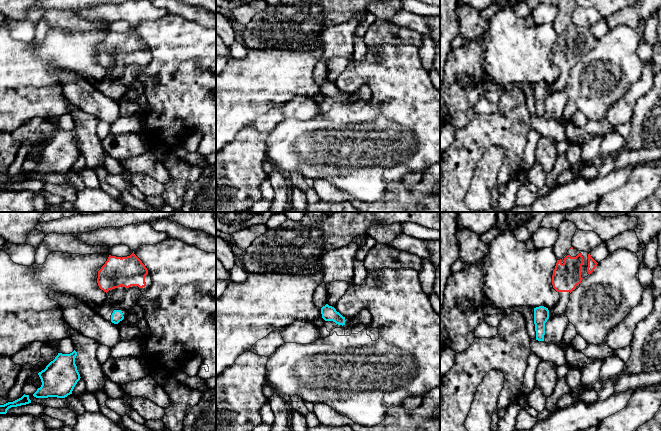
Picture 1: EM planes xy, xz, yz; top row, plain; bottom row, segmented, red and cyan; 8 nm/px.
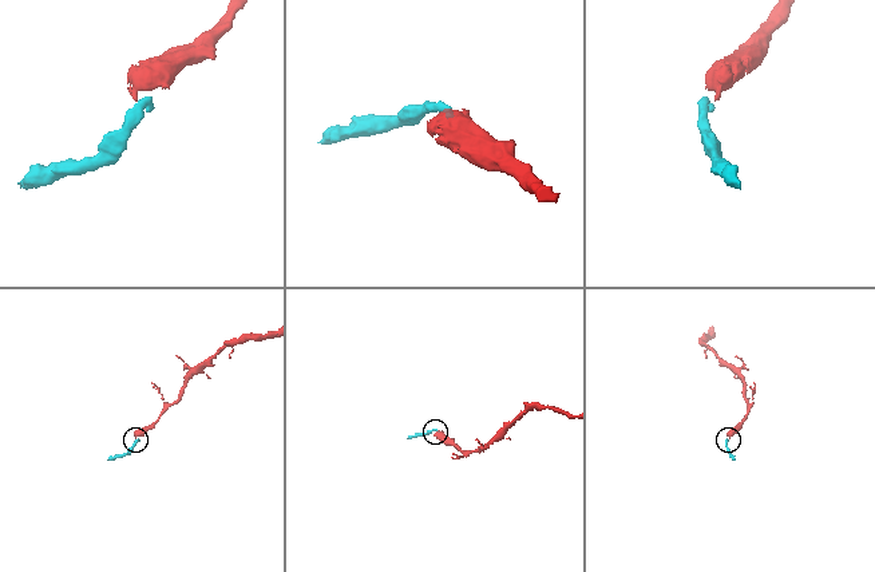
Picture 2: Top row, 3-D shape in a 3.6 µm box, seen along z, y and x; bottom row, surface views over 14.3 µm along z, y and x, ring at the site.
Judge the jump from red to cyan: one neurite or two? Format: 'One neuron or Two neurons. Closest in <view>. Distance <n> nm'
One neuron. Closest in xy. Distance 160 nm

